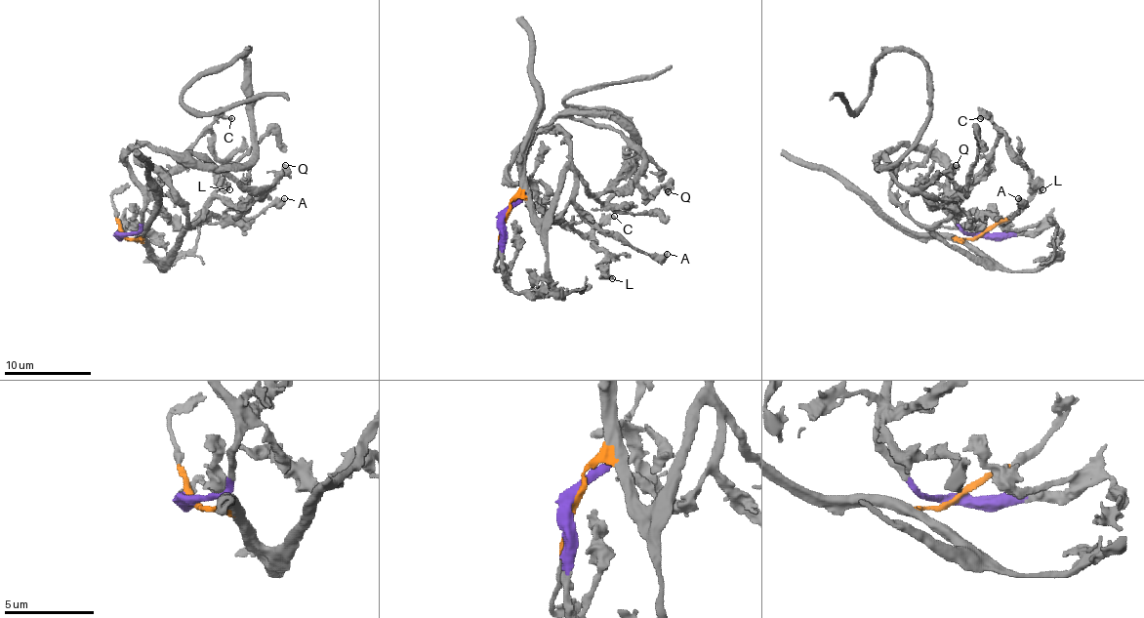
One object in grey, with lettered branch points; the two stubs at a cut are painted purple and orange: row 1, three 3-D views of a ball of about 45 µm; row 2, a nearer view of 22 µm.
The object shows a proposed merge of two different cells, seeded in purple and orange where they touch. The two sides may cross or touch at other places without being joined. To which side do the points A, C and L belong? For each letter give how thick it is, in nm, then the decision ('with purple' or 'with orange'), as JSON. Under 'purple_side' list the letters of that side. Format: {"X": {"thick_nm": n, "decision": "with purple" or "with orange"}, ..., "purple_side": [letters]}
{"A": {"thick_nm": 320, "decision": "with orange"}, "C": {"thick_nm": 300, "decision": "with purple"}, "L": {"thick_nm": 440, "decision": "with purple"}, "purple_side": ["C", "L"]}

